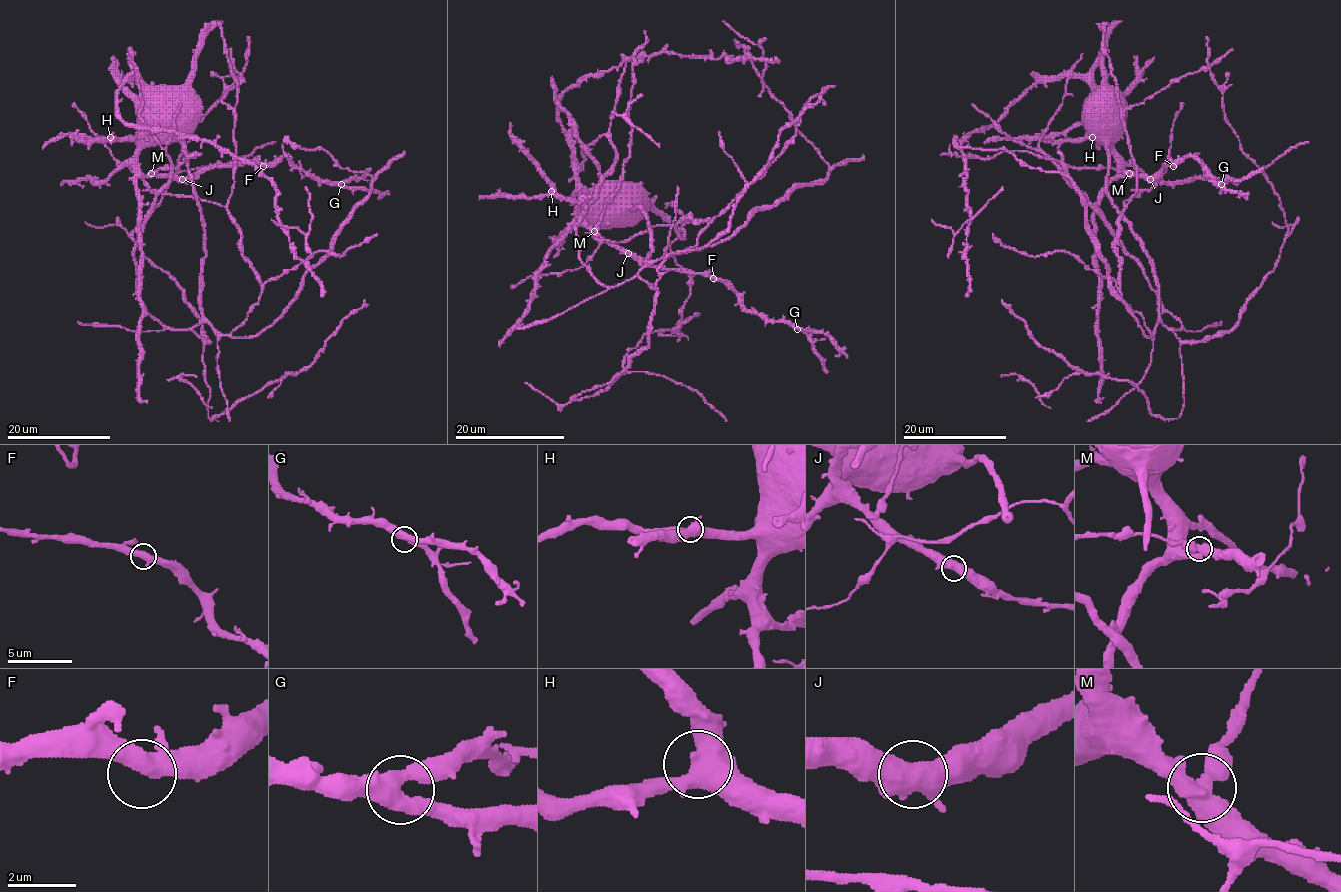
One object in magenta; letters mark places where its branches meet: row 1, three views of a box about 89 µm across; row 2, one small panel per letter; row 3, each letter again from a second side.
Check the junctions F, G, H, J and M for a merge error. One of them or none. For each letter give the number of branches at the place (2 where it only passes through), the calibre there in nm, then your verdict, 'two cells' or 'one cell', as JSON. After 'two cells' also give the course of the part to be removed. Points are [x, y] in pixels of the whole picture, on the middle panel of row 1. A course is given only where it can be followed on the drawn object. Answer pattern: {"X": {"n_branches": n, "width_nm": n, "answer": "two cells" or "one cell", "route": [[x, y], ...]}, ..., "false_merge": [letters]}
{"F": {"n_branches": 3, "width_nm": 420, "answer": "one cell"}, "G": {"n_branches": 3, "width_nm": 480, "answer": "one cell"}, "H": {"n_branches": 3, "width_nm": 550, "answer": "one cell"}, "J": {"n_branches": 3, "width_nm": 480, "answer": "one cell"}, "M": {"n_branches": 3, "width_nm": 550, "answer": "two cells"}, "false_merge": ["M"]}

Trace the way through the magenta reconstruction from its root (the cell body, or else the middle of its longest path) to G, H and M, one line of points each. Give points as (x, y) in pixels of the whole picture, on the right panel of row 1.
G: (1109, 101), (1115, 105), (1123, 127), (1113, 150), (1124, 175), (1152, 177), (1164, 165), (1194, 155), (1221, 184)
H: (1109, 101), (1120, 114), (1123, 130), (1114, 139), (1092, 137)
M: (1109, 101), (1115, 105), (1123, 127), (1123, 133), (1113, 144), (1113, 150), (1119, 170), (1124, 175), (1130, 174)

